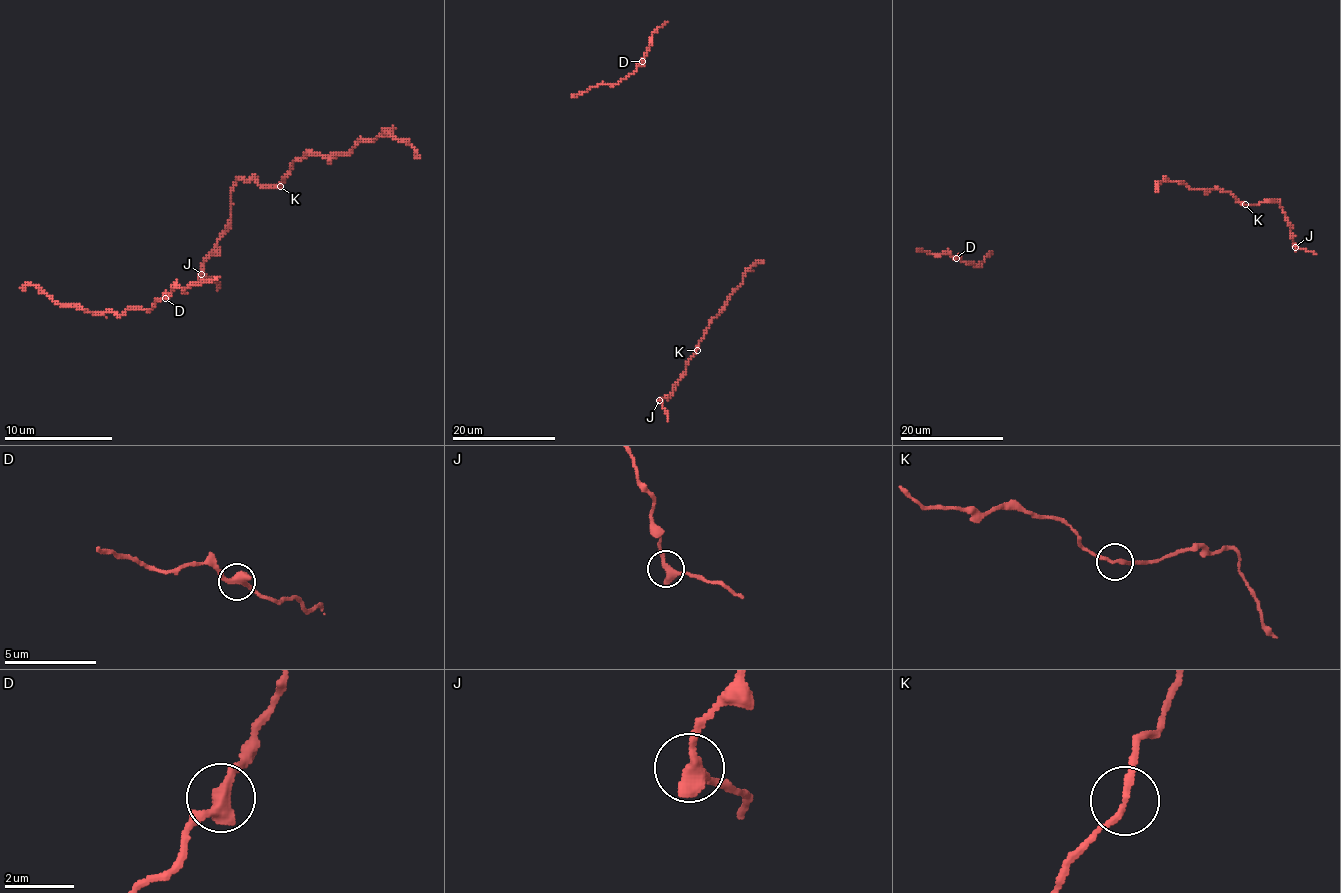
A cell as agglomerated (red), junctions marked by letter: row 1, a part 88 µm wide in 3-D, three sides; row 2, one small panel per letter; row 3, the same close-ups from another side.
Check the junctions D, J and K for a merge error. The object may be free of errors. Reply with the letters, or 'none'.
none

